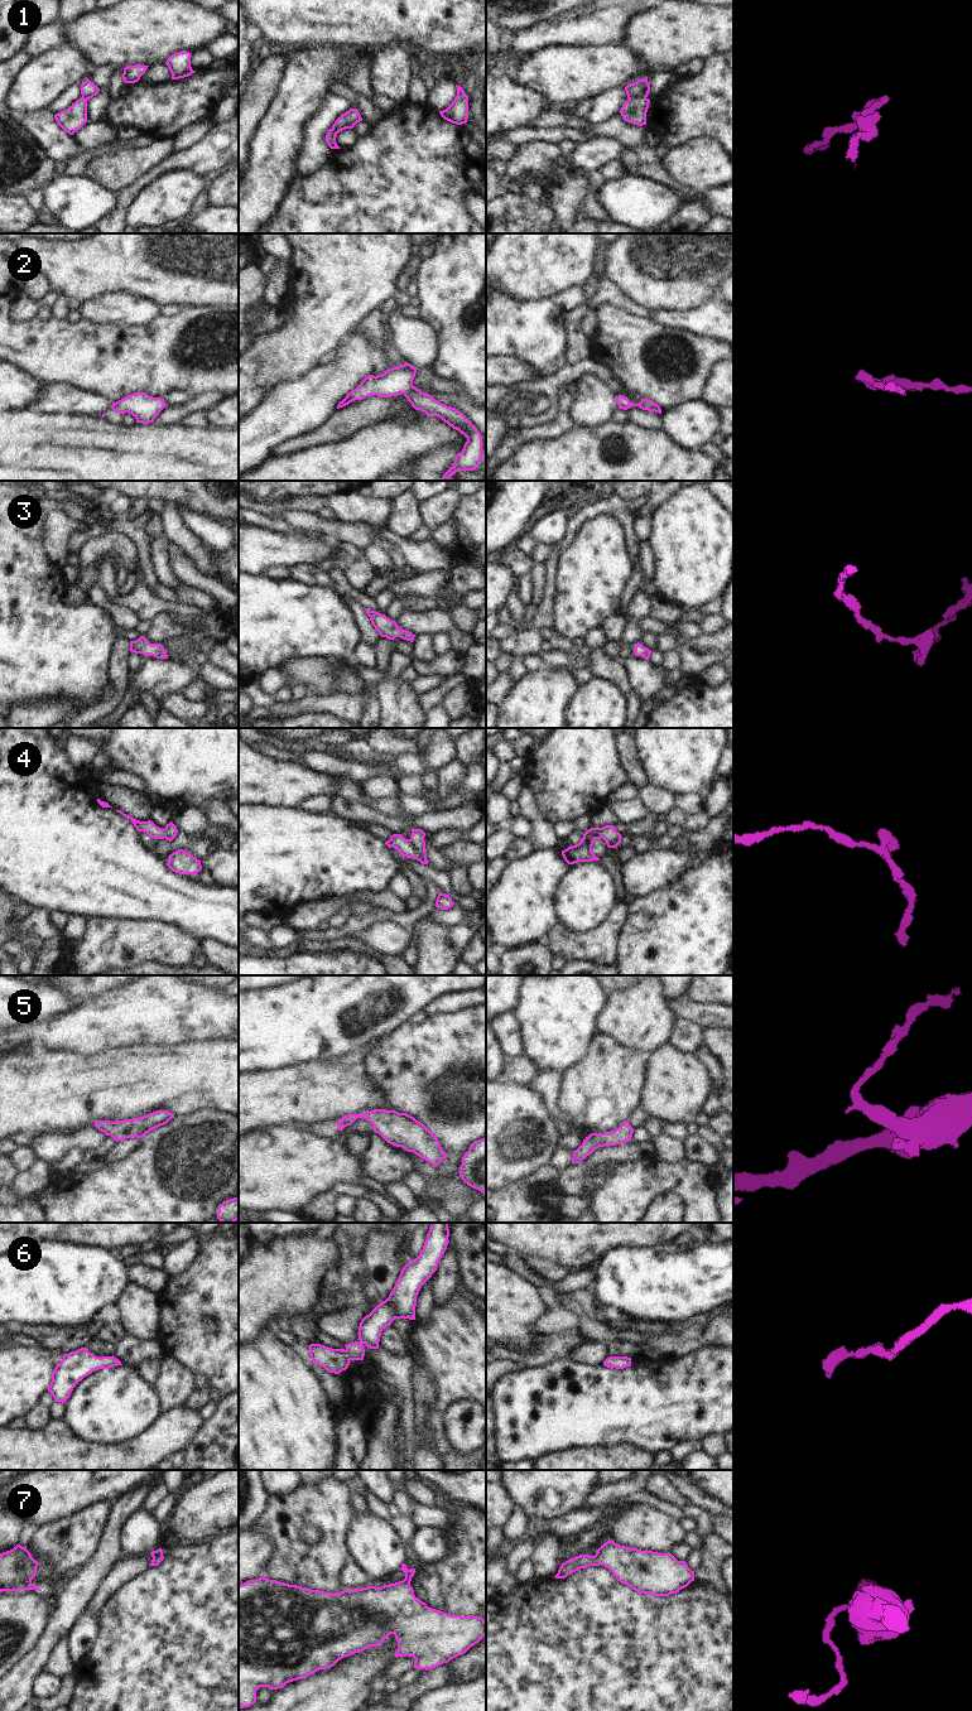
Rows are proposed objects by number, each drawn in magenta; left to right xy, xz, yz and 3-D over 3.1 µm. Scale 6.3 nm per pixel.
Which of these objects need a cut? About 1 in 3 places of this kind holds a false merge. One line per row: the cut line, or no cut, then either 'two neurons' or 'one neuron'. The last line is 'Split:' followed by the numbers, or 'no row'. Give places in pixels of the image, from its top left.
1: yz (645, 97), (631, 97), (629, 100) | two neurons
2: no cut | one neuron
3: no cut | one neuron
4: xz (408, 839), (412, 848), (426, 858) | two neurons
5: no cut | one neuron
6: no cut | one neuron
7: no cut | one neuron
Split: 1, 4

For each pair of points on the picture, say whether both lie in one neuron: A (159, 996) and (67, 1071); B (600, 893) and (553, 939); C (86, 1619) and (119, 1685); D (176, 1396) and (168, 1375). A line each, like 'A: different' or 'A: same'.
A: different
B: different
C: different
D: same

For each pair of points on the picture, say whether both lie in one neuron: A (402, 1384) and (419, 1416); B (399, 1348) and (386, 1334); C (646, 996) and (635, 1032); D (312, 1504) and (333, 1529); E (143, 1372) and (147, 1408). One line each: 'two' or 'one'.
A: two
B: one
C: one
D: one
E: two

